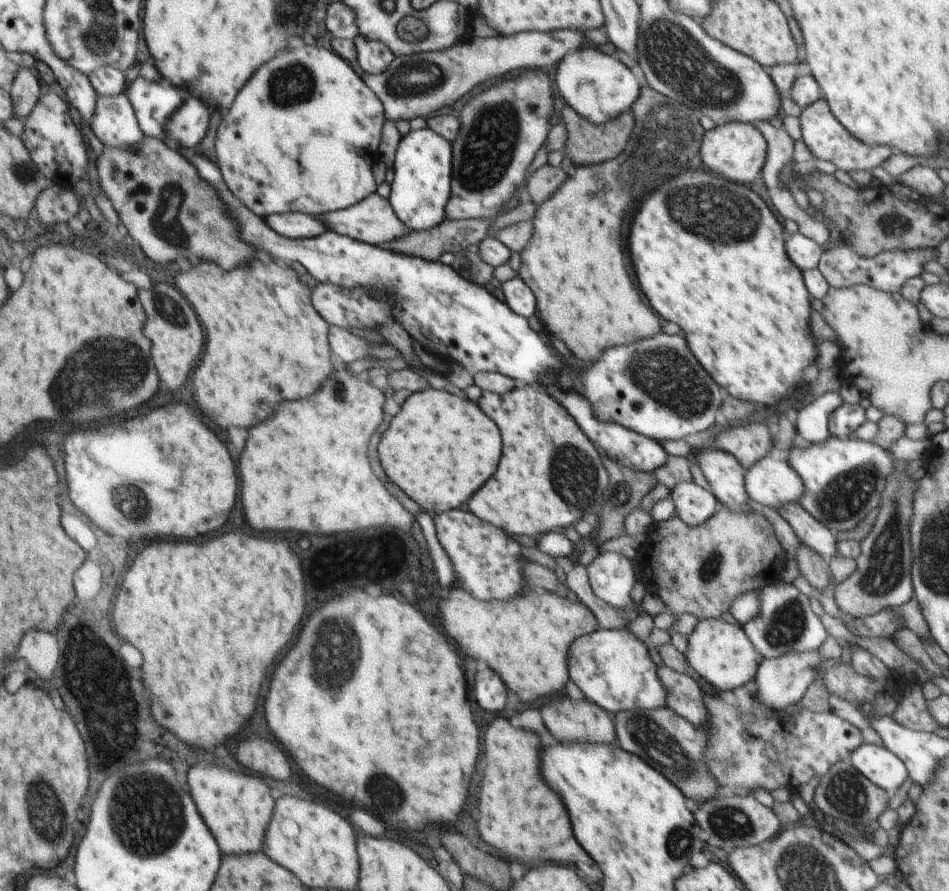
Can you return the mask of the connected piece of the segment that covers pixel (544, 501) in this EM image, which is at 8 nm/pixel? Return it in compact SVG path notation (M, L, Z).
M520 384L511 392L504 395L496 396L496 394L492 394L492 392L484 392L482 398L480 398L480 402L478 402L478 406L484 410L484 414L488 414L488 416L498 424L498 428L500 428L500 432L502 432L504 452L502 452L500 466L498 466L498 470L494 472L494 476L492 476L492 478L490 478L478 492L474 492L474 496L468 500L469 512L474 512L477 518L498 526L501 530L508 532L508 535L529 536L534 539L550 533L551 531L562 531L569 527L574 527L576 522L584 518L585 514L600 514L600 504L605 500L604 492L609 484L609 475L602 464L601 454L596 450L596 446L594 446L594 444L590 442L590 438L580 430L580 426L574 422L574 418L562 408L561 403L556 402L556 400L544 390L535 390L531 385Z

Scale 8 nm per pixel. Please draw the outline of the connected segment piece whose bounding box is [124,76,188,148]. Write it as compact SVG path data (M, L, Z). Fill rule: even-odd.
M136 76L129 81L124 94L130 100L142 133L176 148L167 139L167 126L170 116L184 104L184 92L188 88L174 86L170 80L150 82Z

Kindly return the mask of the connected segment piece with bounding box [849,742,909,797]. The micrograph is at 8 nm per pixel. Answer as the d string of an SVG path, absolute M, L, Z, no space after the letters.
M862 743L850 756L849 762L873 784L882 788L890 797L909 777L904 762L884 746Z

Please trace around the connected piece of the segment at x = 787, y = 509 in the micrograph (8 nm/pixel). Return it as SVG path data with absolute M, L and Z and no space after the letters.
M799 503L785 505L778 512L792 527L802 545L828 560L840 555L836 533L811 516Z

